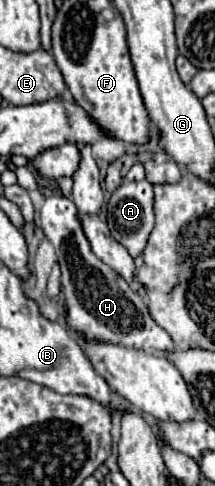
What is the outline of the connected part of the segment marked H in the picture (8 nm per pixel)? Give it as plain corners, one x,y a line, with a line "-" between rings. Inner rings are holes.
48,196
40,208
40,226
46,238
56,248
56,256
62,268
62,286
66,300
66,324
82,332
86,338
104,340
114,344
124,344
128,348
138,350
154,350
154,352
174,352
176,346
166,330
162,330
148,314
146,302
138,292
118,276
110,266
94,256
90,244
82,232
78,220
76,204
62,196

